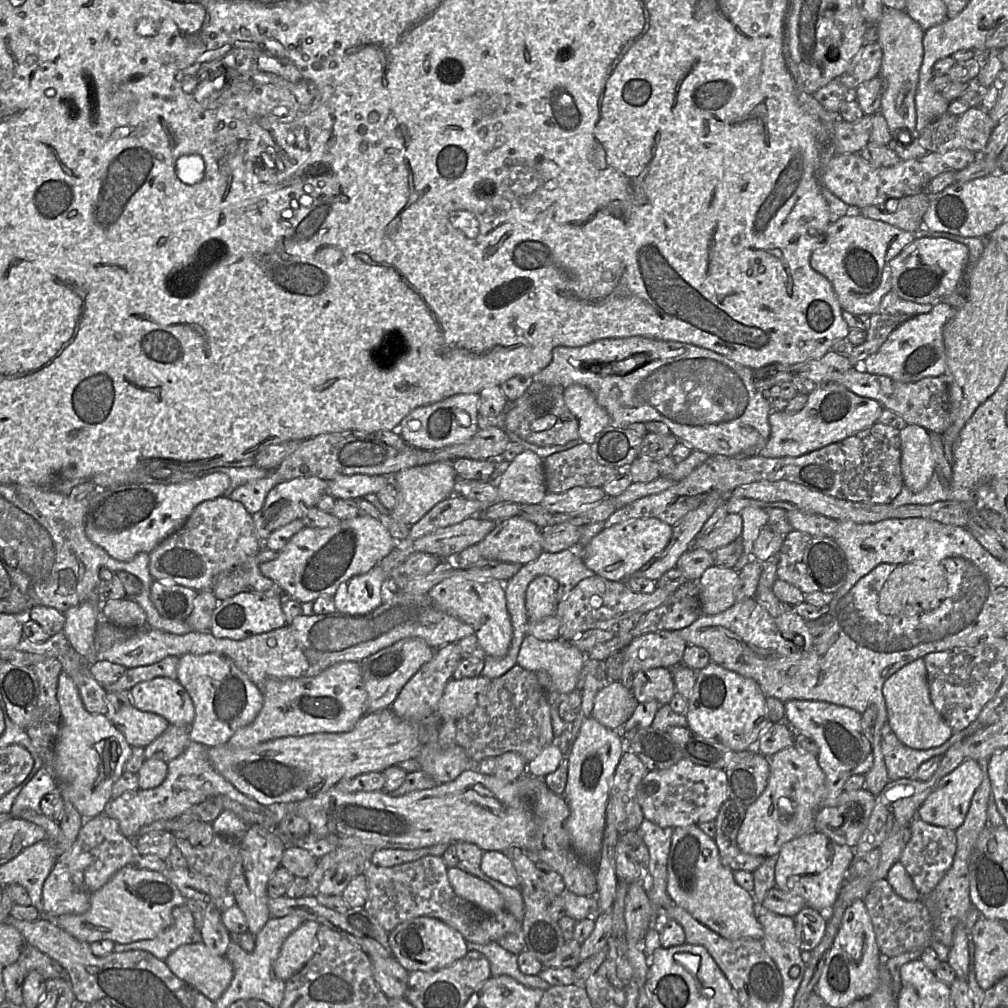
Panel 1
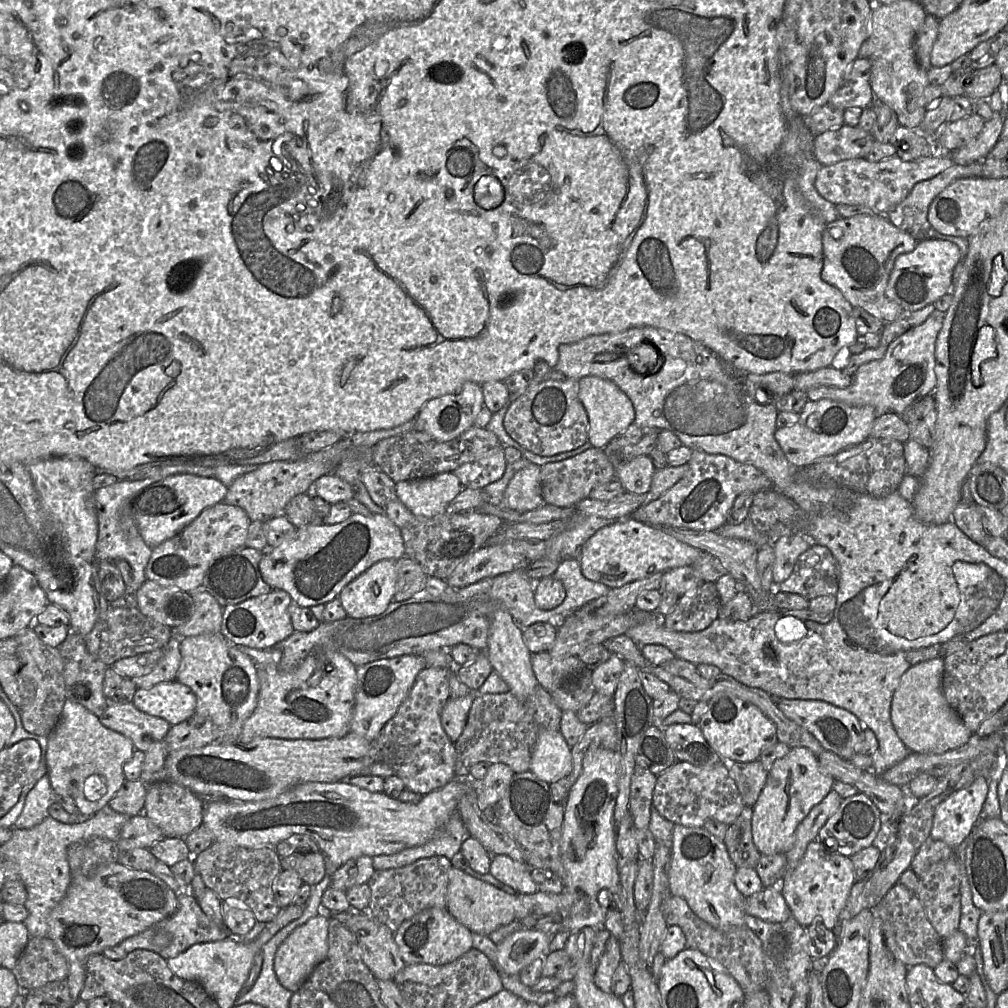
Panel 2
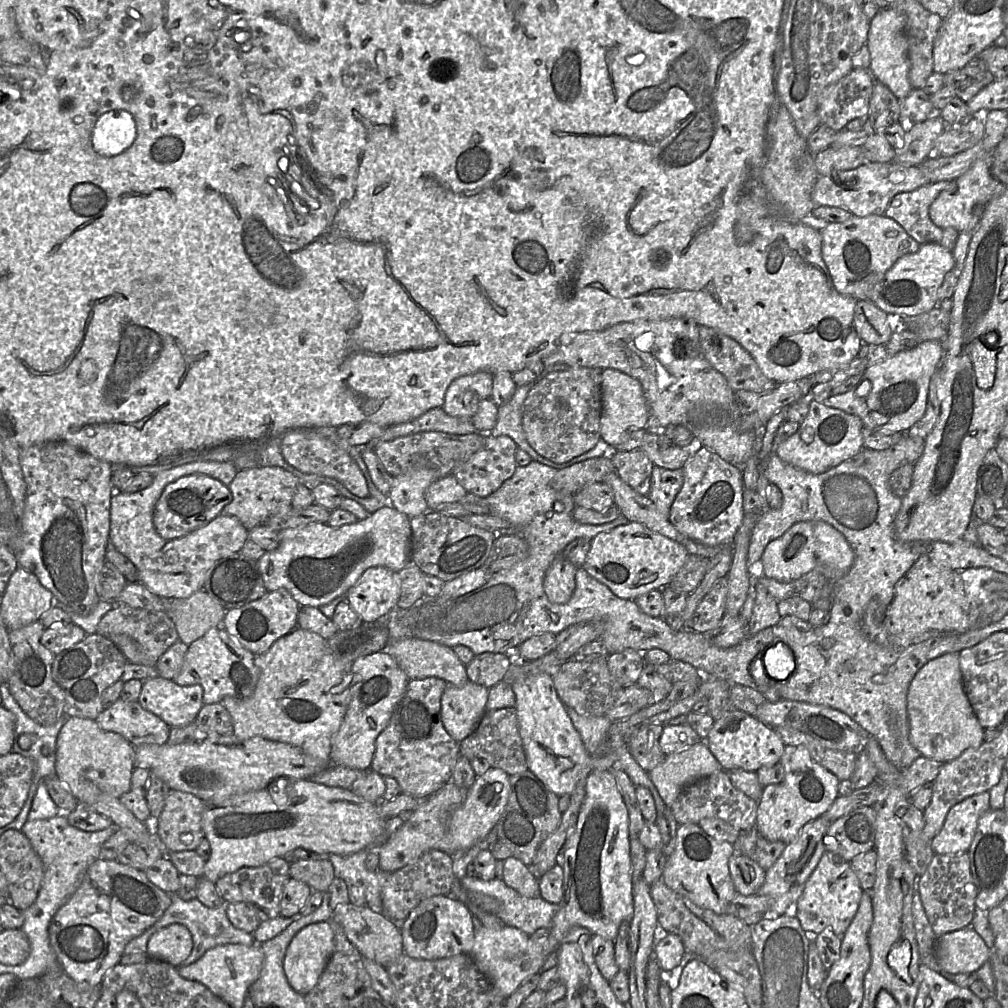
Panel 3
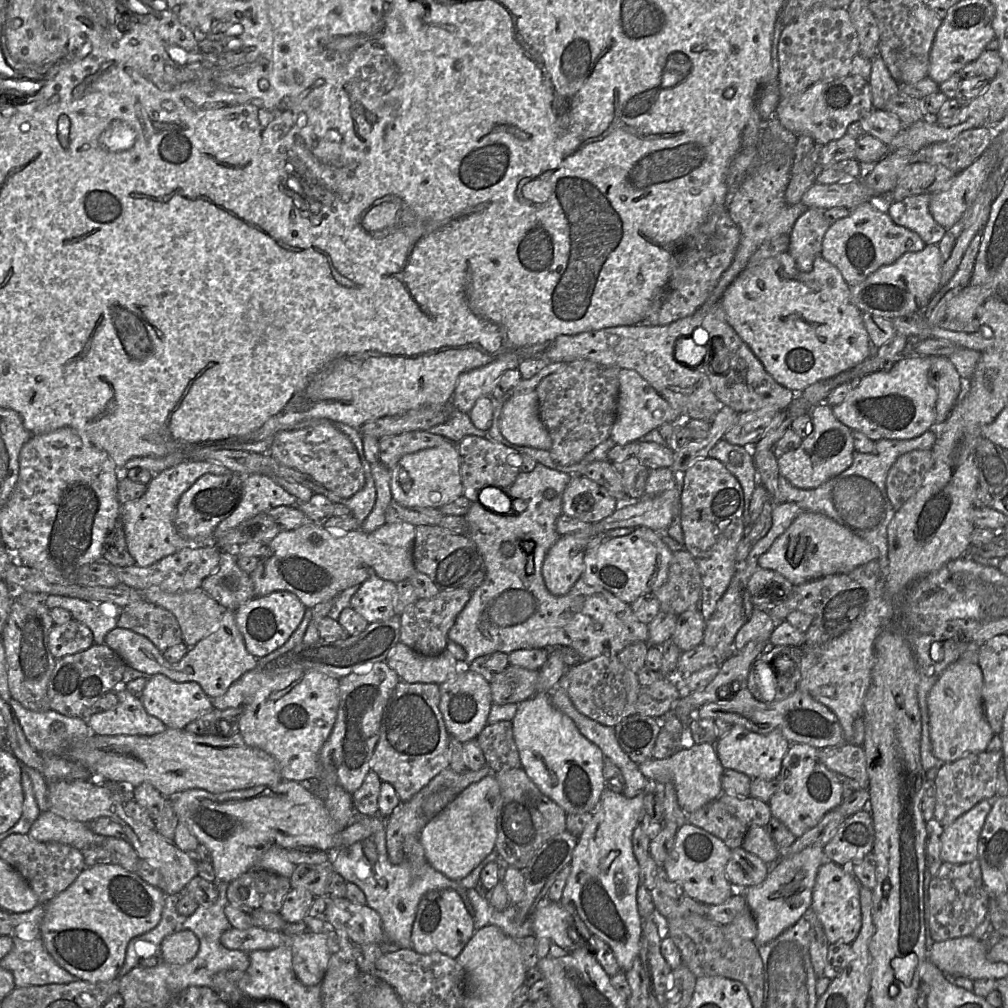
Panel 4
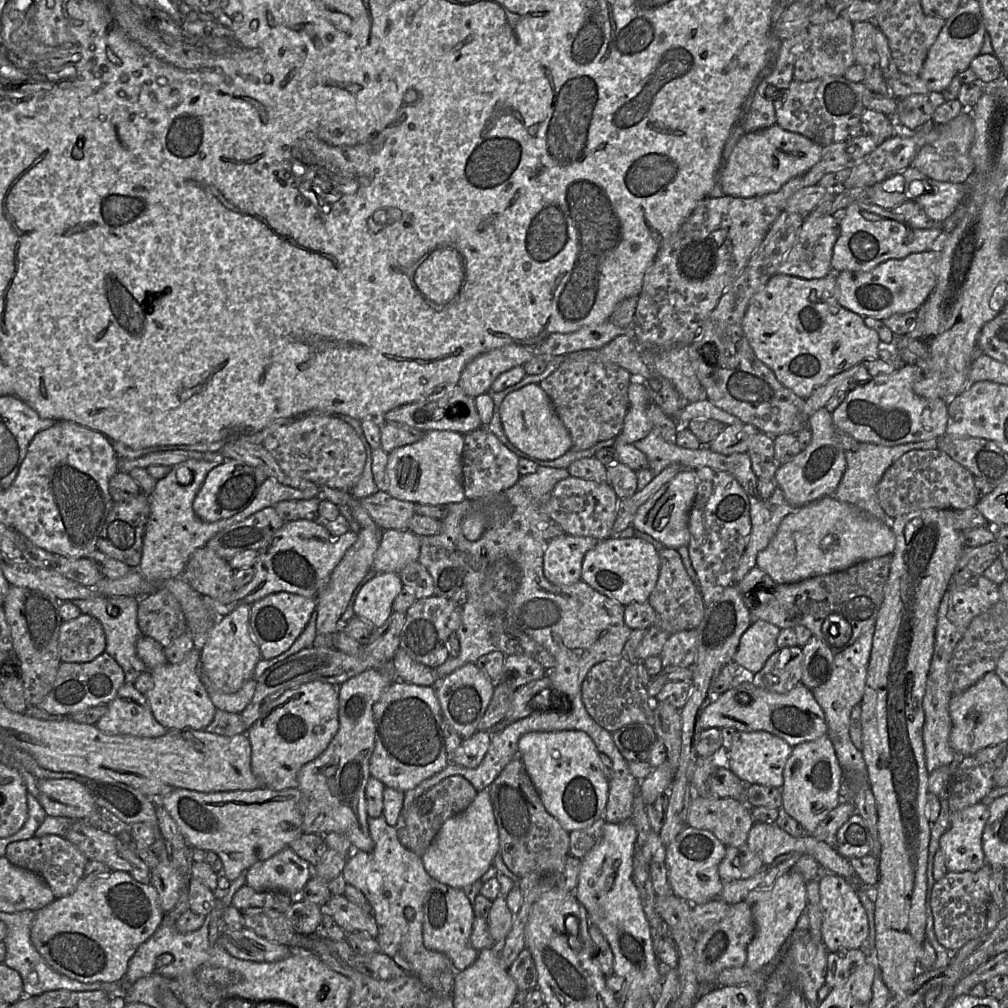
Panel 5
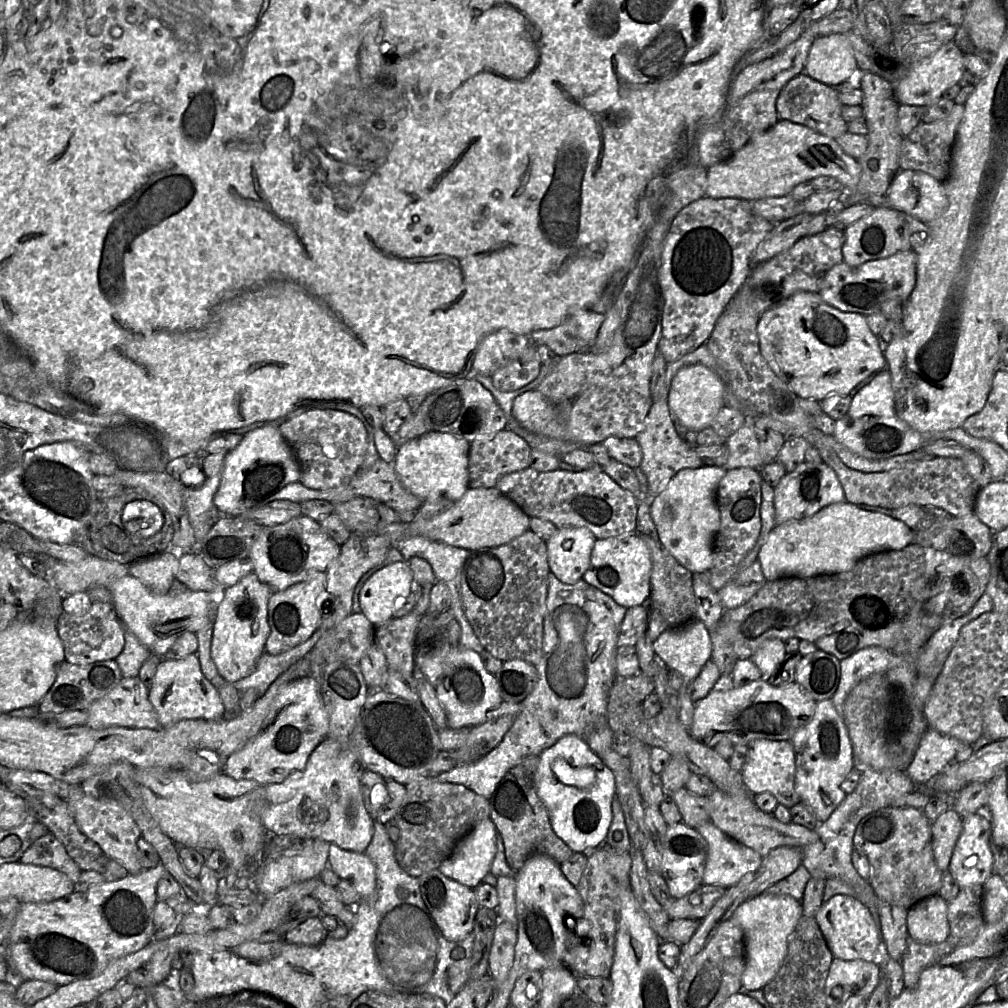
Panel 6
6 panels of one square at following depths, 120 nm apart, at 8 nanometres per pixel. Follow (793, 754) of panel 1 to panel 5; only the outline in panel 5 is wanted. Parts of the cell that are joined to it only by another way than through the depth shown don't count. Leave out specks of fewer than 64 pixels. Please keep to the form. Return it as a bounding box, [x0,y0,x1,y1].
[781,735,843,833]

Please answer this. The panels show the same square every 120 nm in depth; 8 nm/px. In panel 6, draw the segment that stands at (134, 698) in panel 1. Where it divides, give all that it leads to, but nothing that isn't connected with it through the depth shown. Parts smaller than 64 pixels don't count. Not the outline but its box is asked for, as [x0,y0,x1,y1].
[148,654,224,727]

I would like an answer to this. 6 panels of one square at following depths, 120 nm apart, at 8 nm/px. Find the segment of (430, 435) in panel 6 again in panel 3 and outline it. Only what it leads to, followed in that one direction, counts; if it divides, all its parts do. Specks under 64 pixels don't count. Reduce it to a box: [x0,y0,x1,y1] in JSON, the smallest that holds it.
[388,465,441,517]

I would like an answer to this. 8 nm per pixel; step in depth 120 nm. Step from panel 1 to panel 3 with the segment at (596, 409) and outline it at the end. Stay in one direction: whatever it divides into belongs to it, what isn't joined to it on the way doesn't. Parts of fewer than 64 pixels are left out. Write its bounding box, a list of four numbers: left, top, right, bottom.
[600,369,649,448]

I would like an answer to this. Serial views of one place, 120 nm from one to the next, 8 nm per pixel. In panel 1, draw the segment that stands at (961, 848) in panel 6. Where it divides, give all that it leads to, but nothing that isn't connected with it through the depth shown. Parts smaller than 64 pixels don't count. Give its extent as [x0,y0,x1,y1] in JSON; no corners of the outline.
[918,759,983,831]

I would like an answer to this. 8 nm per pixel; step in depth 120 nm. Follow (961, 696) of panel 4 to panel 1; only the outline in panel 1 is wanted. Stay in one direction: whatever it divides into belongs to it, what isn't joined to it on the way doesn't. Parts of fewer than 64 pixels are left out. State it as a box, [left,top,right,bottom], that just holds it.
[883,658,954,750]

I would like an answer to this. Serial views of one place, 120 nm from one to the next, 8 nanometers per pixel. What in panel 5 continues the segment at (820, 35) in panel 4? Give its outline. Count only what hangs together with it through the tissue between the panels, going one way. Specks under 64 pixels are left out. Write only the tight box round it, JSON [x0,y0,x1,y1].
[793,15,854,82]

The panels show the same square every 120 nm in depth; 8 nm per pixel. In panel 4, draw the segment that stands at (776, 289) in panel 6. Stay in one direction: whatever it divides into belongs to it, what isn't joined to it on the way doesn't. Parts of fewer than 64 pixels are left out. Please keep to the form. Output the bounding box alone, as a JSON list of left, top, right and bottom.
[788,208,830,272]

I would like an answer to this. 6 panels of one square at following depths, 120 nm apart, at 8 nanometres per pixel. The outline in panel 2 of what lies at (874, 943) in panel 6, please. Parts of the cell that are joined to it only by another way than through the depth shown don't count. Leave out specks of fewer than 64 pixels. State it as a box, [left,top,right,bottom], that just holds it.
[779,839,855,930]

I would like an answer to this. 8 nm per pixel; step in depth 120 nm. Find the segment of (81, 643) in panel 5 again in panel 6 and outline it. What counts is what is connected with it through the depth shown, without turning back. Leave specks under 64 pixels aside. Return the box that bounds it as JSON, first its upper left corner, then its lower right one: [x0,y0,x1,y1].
[57,602,125,665]

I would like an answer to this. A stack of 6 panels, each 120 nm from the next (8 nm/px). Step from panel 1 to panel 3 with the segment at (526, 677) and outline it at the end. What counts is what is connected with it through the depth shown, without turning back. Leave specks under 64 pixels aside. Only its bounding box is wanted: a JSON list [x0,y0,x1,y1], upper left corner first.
[459,707,528,775]

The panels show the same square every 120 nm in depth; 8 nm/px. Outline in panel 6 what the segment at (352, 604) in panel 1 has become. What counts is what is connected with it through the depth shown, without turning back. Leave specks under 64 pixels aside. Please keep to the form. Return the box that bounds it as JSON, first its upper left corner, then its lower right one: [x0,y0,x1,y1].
[359,561,413,626]

